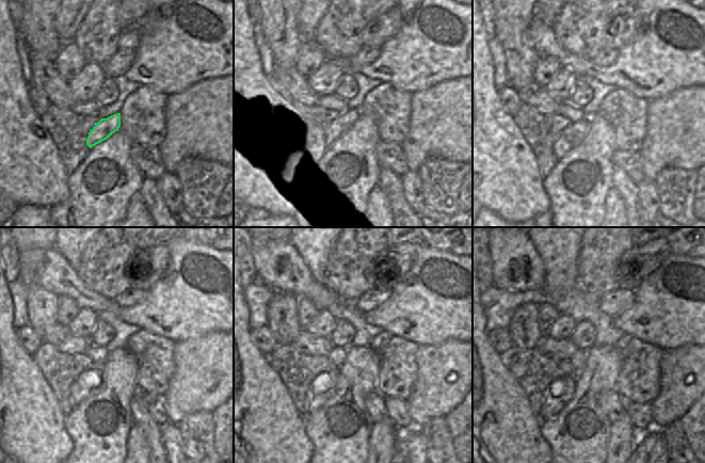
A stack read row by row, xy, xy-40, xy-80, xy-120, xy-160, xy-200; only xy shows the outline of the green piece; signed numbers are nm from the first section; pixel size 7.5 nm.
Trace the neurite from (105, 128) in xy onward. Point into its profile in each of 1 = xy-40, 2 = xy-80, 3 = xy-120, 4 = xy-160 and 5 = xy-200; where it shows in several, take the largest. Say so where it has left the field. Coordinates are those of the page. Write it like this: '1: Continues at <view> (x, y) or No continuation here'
1: Continues at xy-40 (337, 128)
2: Continues at xy-80 (572, 137)
3: Continues at xy-120 (90, 380)
4: Continues at xy-160 (323, 387)
5: Continues at xy-200 (559, 392)

